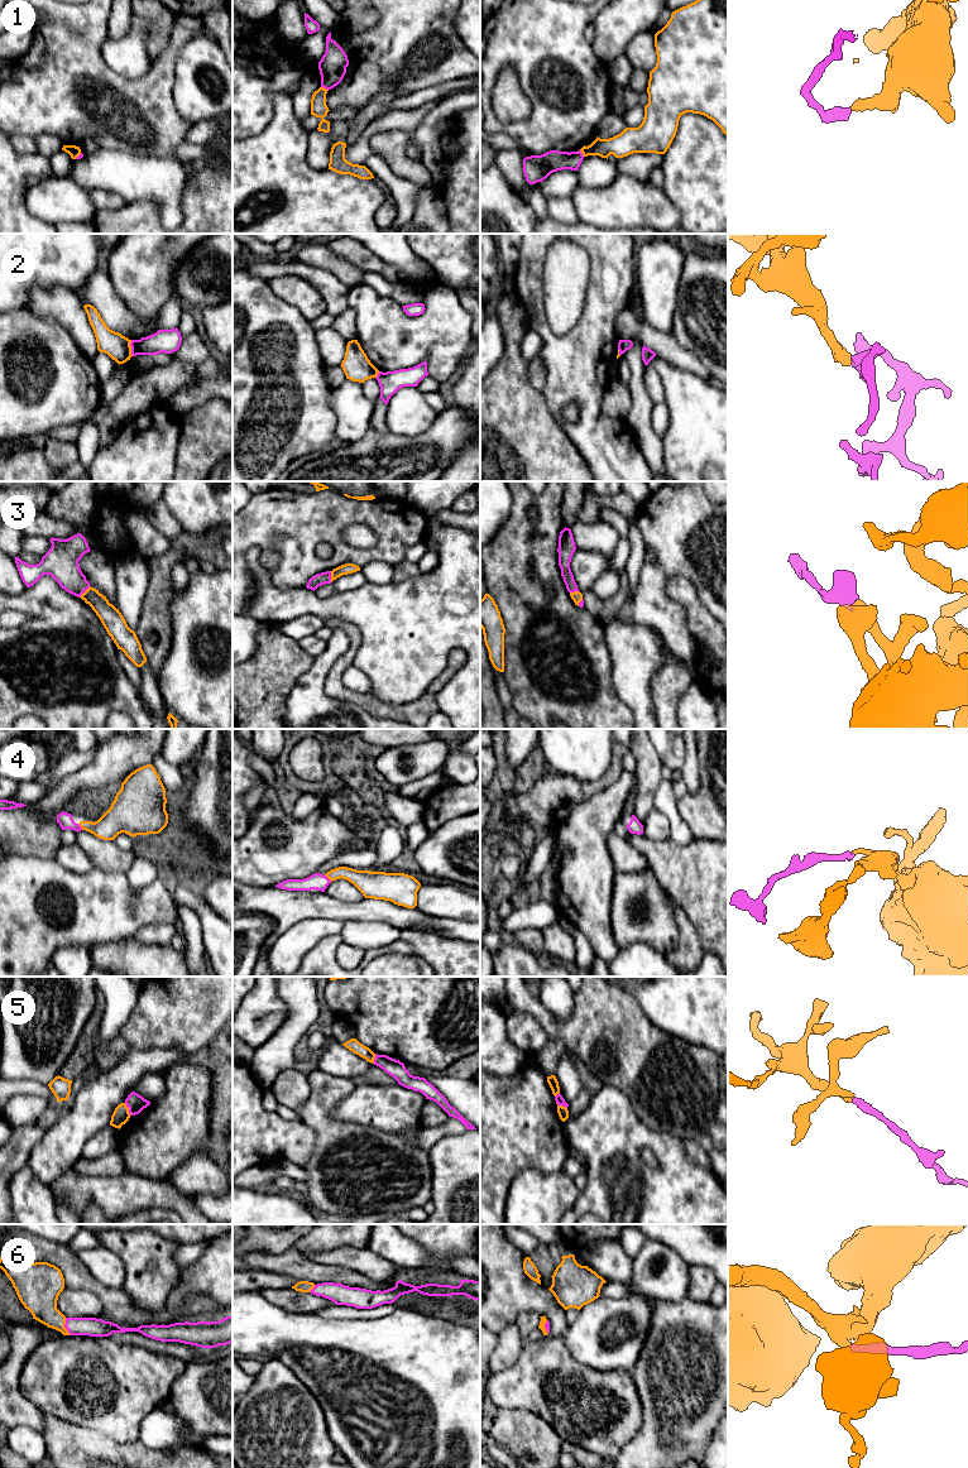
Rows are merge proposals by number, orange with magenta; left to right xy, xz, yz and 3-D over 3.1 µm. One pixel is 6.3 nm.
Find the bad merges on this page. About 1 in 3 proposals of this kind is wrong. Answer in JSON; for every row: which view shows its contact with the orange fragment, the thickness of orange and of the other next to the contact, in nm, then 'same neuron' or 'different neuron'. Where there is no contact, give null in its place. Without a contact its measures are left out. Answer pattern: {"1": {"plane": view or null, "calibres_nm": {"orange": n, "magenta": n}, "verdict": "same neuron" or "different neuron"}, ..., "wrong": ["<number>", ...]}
{"1": {"plane": "xz", "calibres_nm": {"orange": 110, "magenta": 180}, "verdict": "different neuron"}, "2": {"plane": "xy", "calibres_nm": {"orange": 160, "magenta": 150}, "verdict": "different neuron"}, "3": {"plane": "xy", "calibres_nm": {"orange": 140, "magenta": 220}, "verdict": "same neuron"}, "4": {"plane": "xz", "calibres_nm": {"orange": 150, "magenta": 110}, "verdict": "same neuron"}, "5": {"plane": "xy", "calibres_nm": {"orange": 110, "magenta": 120}, "verdict": "different neuron"}, "6": {"plane": "xy", "calibres_nm": {"orange": 220, "magenta": 120}, "verdict": "same neuron"}, "wrong": ["1", "2", "5"]}

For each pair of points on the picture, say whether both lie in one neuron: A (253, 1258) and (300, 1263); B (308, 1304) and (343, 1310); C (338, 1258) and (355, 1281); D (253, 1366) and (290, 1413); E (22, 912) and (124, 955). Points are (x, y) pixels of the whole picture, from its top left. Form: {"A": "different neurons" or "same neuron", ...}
{"A": "same neuron", "B": "different neurons", "C": "different neurons", "D": "different neurons", "E": "different neurons"}

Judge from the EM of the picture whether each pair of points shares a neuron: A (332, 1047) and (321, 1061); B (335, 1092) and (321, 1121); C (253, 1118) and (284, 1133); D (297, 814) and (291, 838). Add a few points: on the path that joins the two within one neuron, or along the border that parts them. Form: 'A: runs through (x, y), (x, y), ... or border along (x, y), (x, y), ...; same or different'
A: runs through (331, 1051), (325, 1058); same
B: runs through (327, 1099), (321, 1106), (321, 1113); same
C: runs through (260, 1126), (268, 1133), (277, 1133); same
D: border along (322, 806), (301, 819), (295, 819), (291, 815); different

